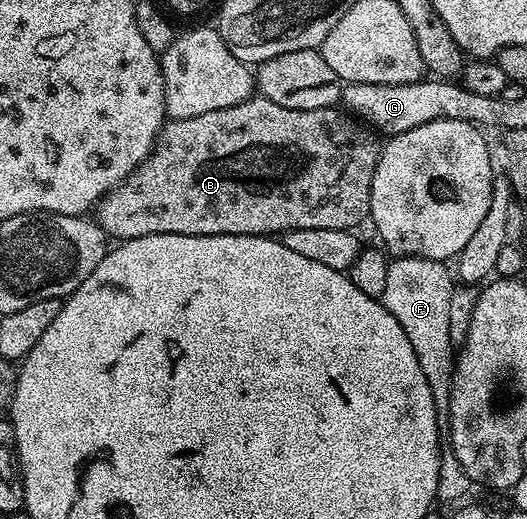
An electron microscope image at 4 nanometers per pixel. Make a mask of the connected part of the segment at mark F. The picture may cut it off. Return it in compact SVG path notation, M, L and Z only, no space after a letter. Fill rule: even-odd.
M394 257L388 267L388 280L384 283L384 295L380 300L388 312L396 315L396 323L404 327L404 335L408 335L408 343L412 343L416 359L420 359L420 371L424 371L424 379L428 379L428 388L432 391L432 399L436 403L438 444L442 451L440 479L436 483L437 500L458 503L465 498L462 496L472 489L472 482L468 471L460 467L460 459L456 459L454 448L450 445L450 388L454 374L456 345L449 339L452 273L446 268L443 262L433 261L427 257Z

